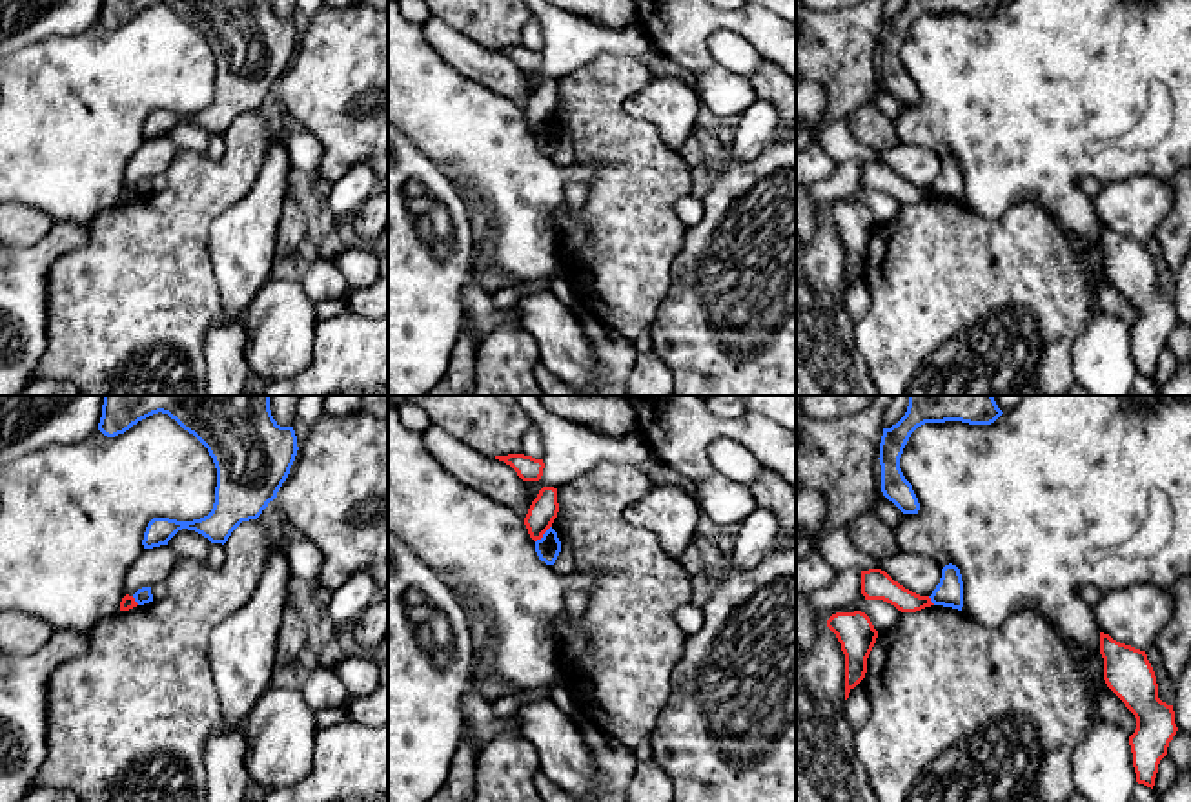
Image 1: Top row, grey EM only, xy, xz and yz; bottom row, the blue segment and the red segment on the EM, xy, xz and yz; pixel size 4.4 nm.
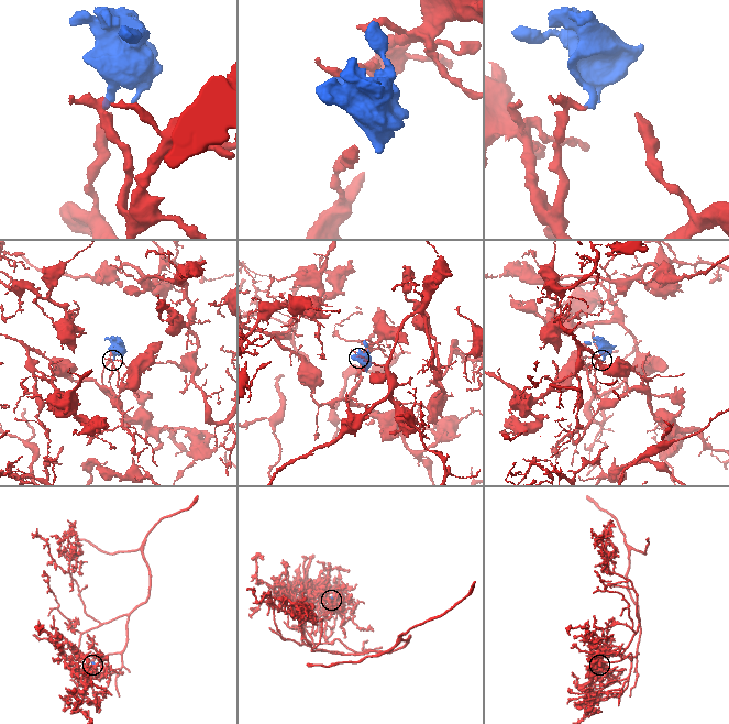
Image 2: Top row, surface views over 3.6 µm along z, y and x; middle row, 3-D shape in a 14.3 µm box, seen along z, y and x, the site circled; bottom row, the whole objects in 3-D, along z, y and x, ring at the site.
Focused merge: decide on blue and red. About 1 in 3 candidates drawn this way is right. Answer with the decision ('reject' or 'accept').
reject

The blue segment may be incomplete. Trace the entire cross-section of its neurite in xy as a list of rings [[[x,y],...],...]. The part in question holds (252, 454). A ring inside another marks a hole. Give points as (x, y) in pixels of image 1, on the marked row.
[[[104,396],[98,430],[115,437],[158,412],[168,414],[208,448],[217,468],[215,503],[208,516],[193,521],[153,518],[142,545],[144,549],[168,545],[182,529],[224,545],[242,521],[257,519],[277,498],[299,450],[295,430],[273,419],[270,396]]]

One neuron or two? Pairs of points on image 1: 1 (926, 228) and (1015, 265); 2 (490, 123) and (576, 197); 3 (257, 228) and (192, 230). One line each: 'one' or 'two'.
1: one
2: two
3: two

